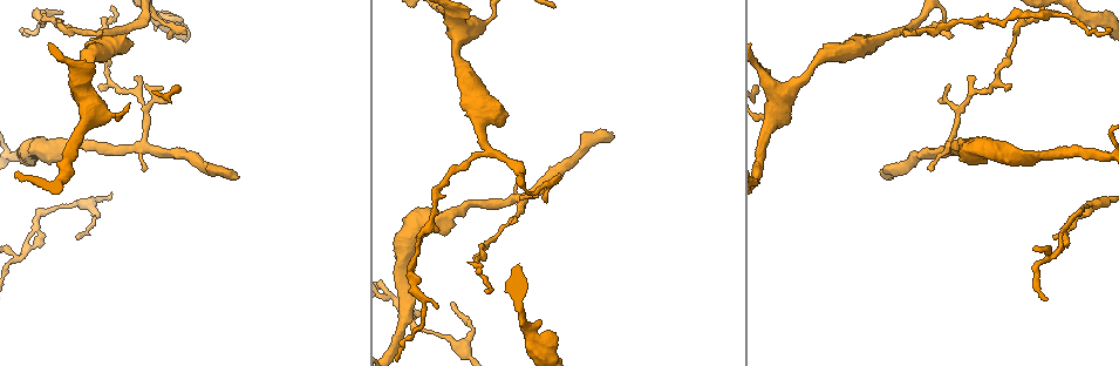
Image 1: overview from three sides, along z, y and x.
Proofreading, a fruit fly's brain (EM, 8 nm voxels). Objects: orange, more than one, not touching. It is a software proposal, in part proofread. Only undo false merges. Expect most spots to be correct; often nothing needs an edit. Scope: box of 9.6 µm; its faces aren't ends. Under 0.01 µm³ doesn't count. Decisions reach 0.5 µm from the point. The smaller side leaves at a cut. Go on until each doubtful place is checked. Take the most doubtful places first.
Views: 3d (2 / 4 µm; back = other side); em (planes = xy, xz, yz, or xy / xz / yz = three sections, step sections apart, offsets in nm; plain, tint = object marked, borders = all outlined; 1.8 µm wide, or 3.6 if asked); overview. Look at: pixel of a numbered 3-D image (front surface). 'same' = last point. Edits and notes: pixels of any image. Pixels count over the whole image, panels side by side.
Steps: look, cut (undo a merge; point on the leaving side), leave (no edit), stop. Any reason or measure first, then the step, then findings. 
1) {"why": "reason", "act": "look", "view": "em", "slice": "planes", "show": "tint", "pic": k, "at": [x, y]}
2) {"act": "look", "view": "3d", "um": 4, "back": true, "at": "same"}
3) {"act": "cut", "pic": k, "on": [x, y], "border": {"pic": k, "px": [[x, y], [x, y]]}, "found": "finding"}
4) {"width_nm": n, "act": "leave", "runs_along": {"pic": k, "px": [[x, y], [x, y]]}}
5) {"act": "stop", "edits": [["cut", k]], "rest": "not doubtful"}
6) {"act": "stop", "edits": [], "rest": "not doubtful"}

{"why": "side arm on a straight run", "act": "look", "view": "3d", "um": 4, "pic": 1, "at": [140, 147]}

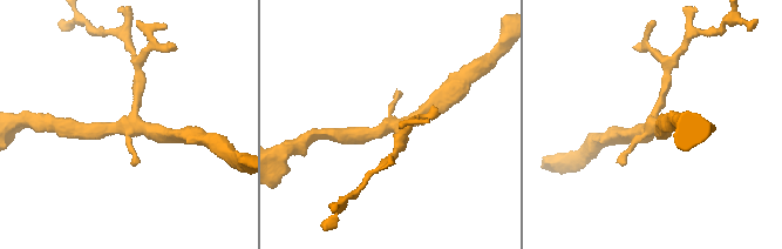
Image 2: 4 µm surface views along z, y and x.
{"act": "look", "view": "em", "slice": "planes", "show": "tint", "pic": 2, "at": [127, 125]}

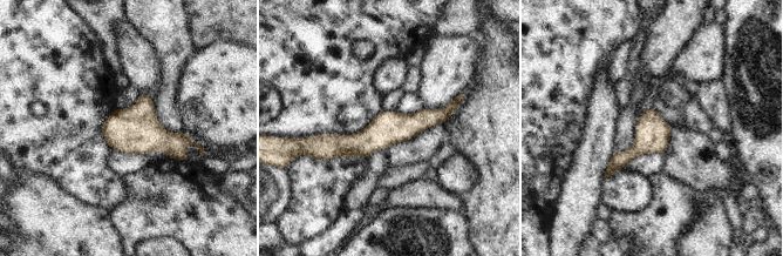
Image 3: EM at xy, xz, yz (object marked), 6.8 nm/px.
{"act": "leave", "runs_along": {"pic": 3, "px": [[455, 103], [363, 143], [320, 141]]}, "found": "one cell here"}

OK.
{"why": "a fork", "act": "look", "view": "3d", "um": 4, "back": true, "pic": 1, "at": [146, 114]}

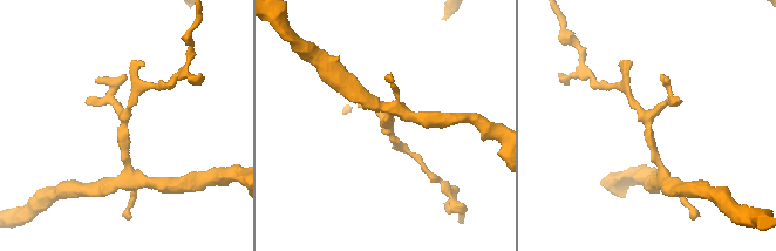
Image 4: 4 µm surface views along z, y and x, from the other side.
{"act": "look", "view": "em", "um": 3.6, "slice": "xz", "step": 16, "show": "tint", "pic": 4, "at": [124, 122]}

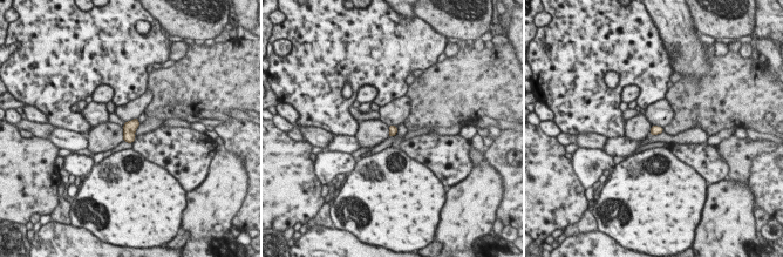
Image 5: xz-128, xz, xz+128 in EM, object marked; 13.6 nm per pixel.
{"why": "another direction", "act": "look", "view": "em", "um": 3.6, "slice": "planes", "show": "tint", "at": "same"}

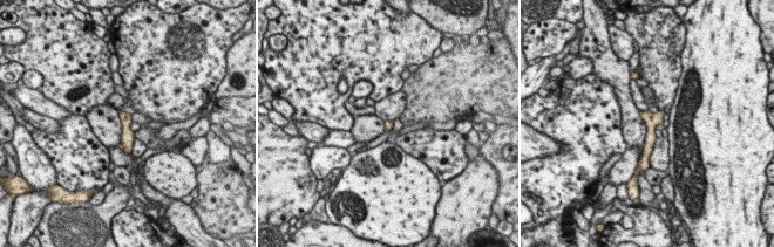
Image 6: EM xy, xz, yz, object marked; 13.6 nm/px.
{"act": "leave", "runs_along": {"pic": 6, "px": [[660, 114], [651, 123], [644, 158]]}, "found": "all the same cell"}

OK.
{"why": "branch point", "act": "look", "view": "3d", "um": 2, "pic": 1, "at": [111, 32]}

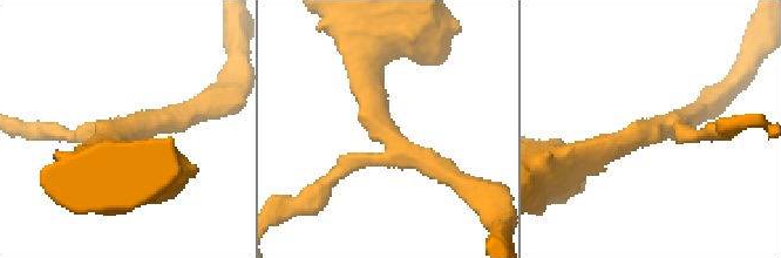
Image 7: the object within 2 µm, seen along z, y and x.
{"arms": 3, "arm_widths_nm": [170, 180, 300], "why": "shape alone is not enough", "act": "look", "view": "em", "slice": "planes", "show": "tint", "pic": 7, "at": [659, 126]}

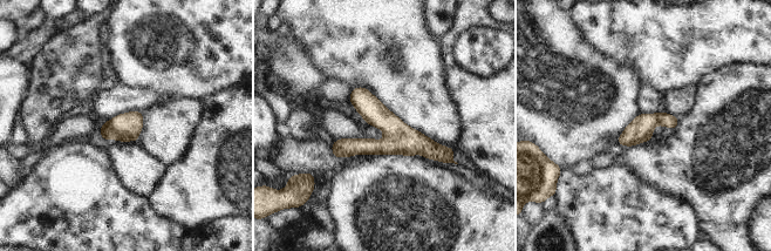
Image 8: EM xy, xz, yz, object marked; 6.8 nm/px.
{"act": "leave", "runs_along": {"pic": 8, "px": [[354, 93], [404, 140], [444, 160]]}, "found": "continuous, no second cell"}

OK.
{"act": "look", "view": "em", "slice": "planes", "show": "tint", "pic": 1, "at": [19, 256]}

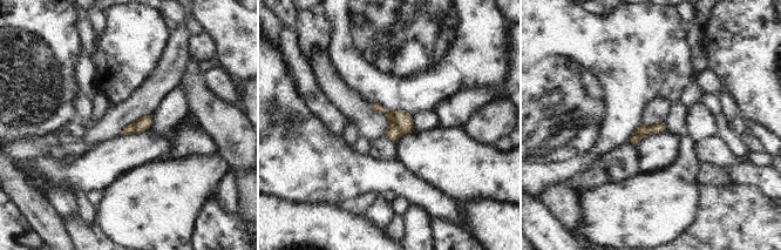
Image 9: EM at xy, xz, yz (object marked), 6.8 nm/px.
{"act": "cut", "pic": 9, "on": [405, 121], "border": {"pic": 9, "px": [[392, 114], [395, 124], [402, 134]]}, "found": "a second cell is stuck on"}

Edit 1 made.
{"why": "calibre changes", "act": "look", "view": "3d", "um": 4, "pic": 1, "at": [85, 96]}

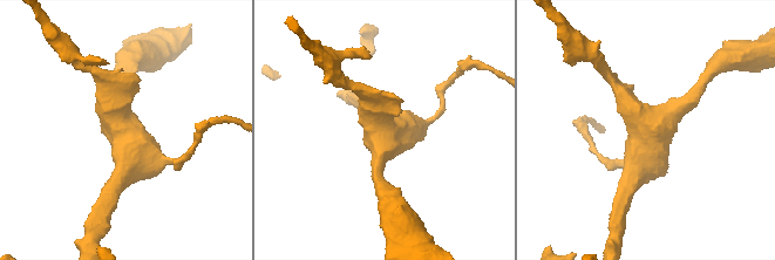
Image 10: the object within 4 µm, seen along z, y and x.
{"arms": 4, "act": "look", "view": "em", "um": 3.6, "slice": "planes", "show": "tint", "pic": 10, "at": [656, 130]}

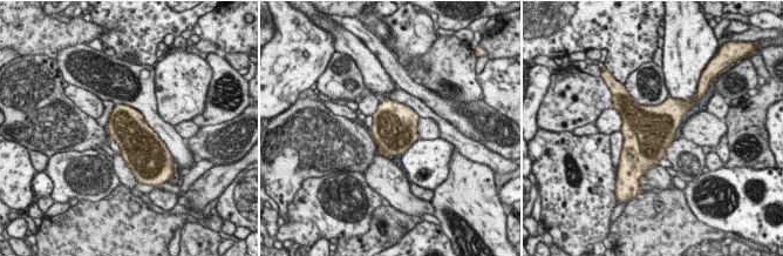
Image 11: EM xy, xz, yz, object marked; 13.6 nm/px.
{"width_nm": 500, "act": "leave", "found": "all the same cell"}

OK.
{"act": "stop", "edits": [["cut", 9]], "rest": "not doubtful"}

